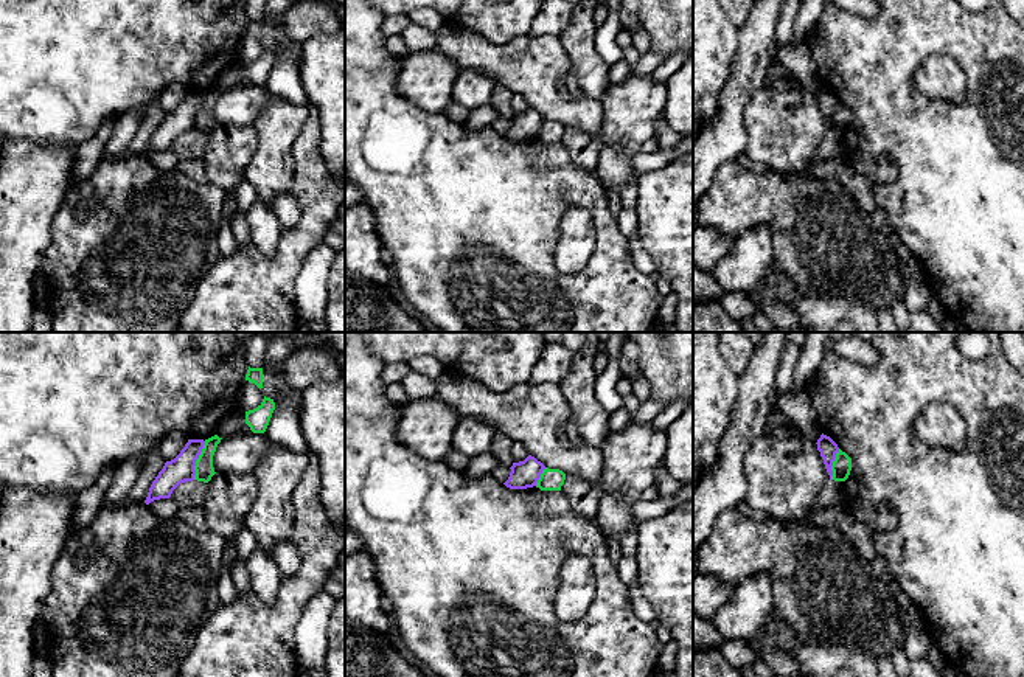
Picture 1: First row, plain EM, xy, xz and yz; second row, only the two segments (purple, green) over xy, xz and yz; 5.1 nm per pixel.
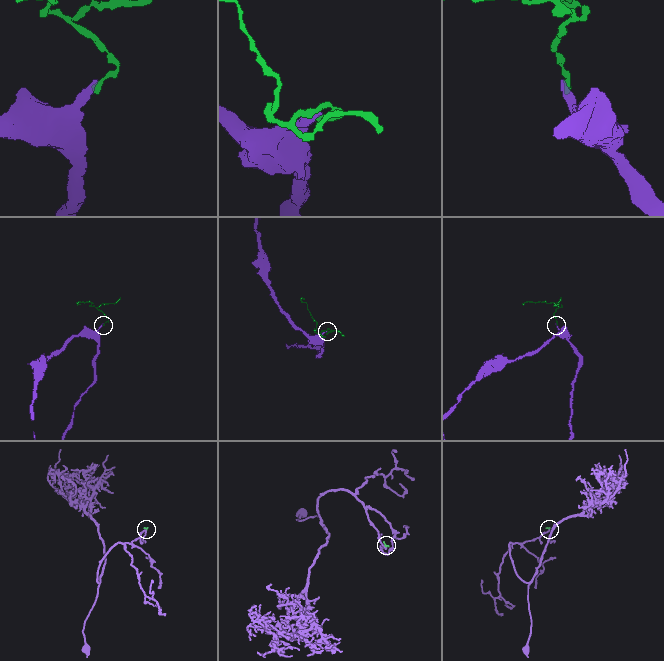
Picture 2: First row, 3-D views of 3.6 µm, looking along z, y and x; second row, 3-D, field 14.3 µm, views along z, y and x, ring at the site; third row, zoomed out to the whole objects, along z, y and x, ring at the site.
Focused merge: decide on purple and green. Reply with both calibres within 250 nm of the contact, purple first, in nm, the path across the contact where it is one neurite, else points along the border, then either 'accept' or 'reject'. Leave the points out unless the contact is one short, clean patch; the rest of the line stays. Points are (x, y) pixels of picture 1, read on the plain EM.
140/100 nm | along xy (205, 93), (196, 112), (193, 131) | reject

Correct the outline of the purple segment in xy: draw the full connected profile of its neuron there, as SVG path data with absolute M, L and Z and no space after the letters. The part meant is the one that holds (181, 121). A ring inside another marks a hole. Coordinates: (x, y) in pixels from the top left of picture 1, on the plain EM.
M188 92L180 106L166 113L163 121L158 124L152 134L148 149L145 152L149 157L154 152L169 151L172 143L185 134L193 134L196 123L196 112L199 110L205 93L204 92Z

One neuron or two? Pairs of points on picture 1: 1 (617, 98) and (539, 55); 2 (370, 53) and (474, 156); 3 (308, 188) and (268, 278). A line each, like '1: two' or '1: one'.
1: two
2: one
3: one

